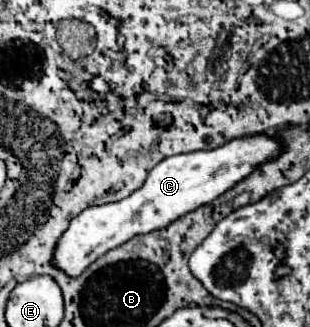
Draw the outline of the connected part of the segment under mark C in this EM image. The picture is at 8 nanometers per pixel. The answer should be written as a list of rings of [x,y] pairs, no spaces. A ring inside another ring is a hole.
[[[242,137],[234,139],[212,151],[194,151],[186,155],[172,155],[160,161],[140,189],[122,201],[94,205],[76,215],[68,229],[60,235],[56,249],[52,251],[50,265],[64,271],[68,277],[80,277],[98,257],[110,249],[130,241],[136,235],[146,235],[156,229],[168,227],[182,215],[214,201],[224,191],[242,181],[254,167],[274,159],[280,153],[280,145],[270,137]]]

